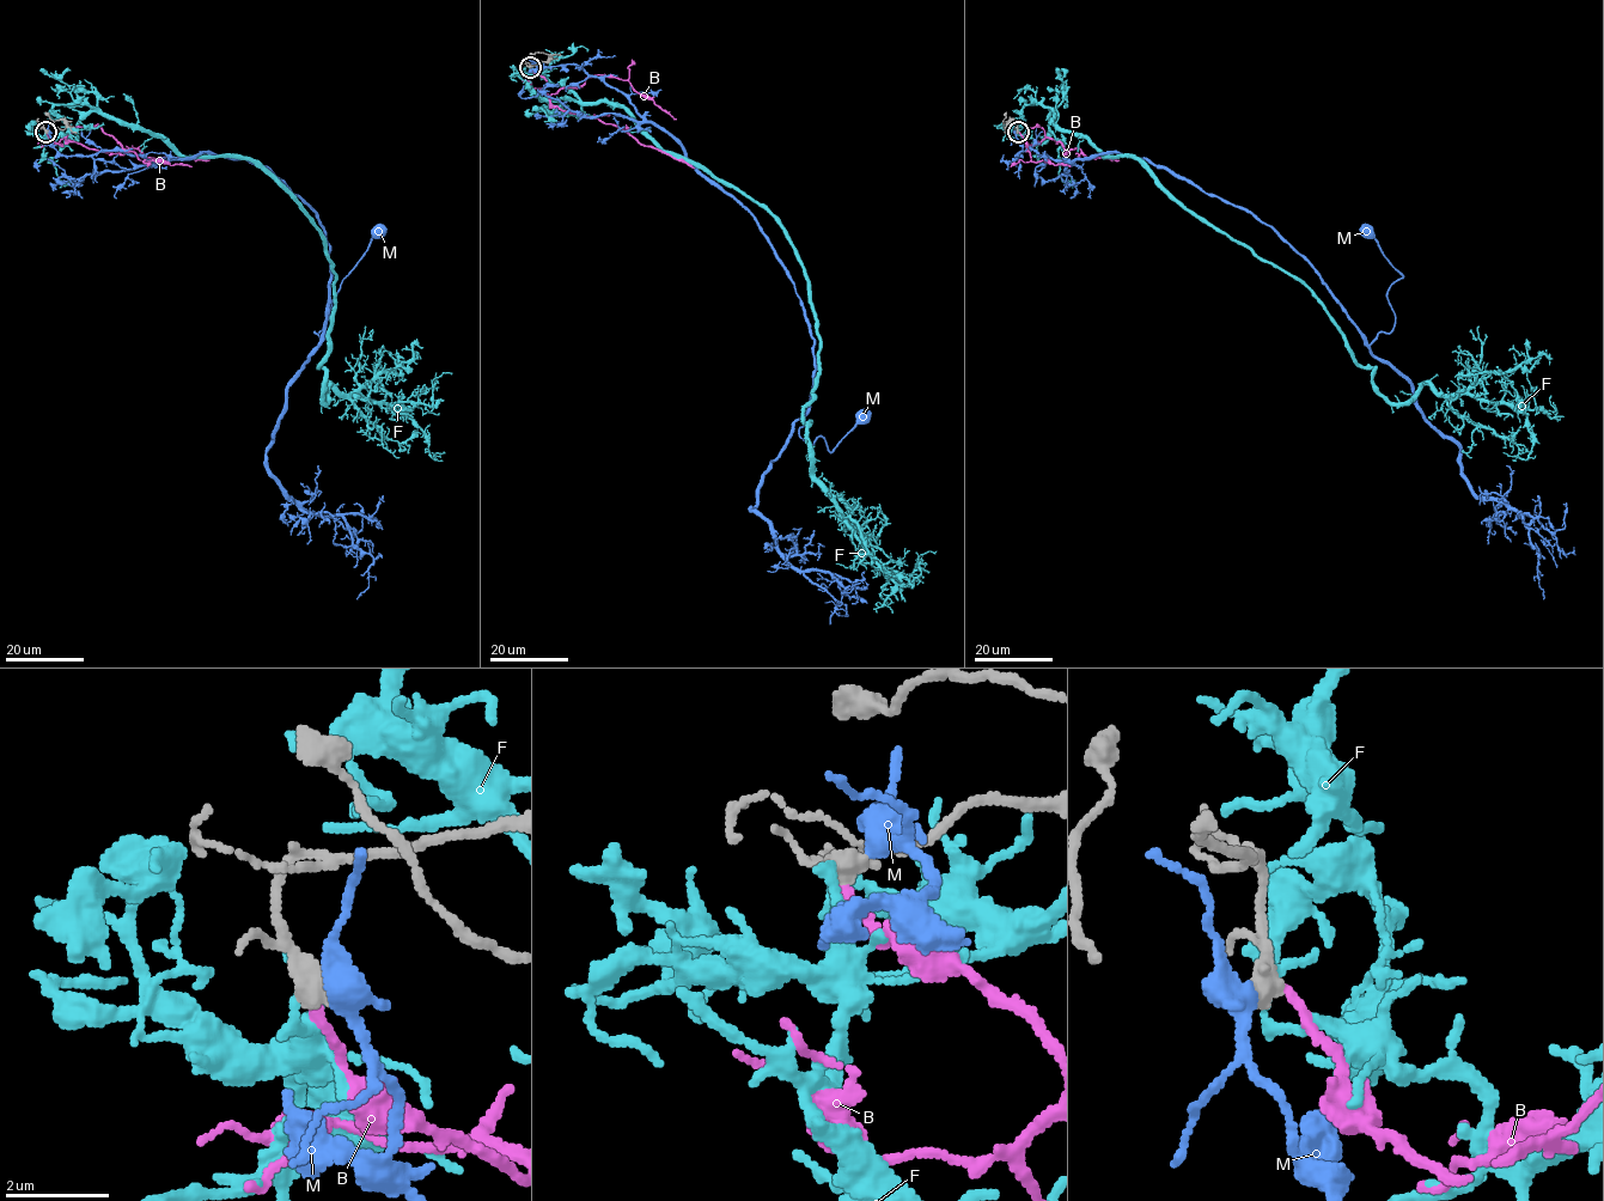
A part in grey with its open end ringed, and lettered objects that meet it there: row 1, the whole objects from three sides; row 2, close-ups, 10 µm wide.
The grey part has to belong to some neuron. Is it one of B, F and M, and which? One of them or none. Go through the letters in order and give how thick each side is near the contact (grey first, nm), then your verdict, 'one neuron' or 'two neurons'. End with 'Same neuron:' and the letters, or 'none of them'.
B: calibres 500 and 170 nm; one neuron
F: calibres 500 and 200 nm; two neurons
M: calibres 500 and 320 nm; two neurons
Same neuron: B

